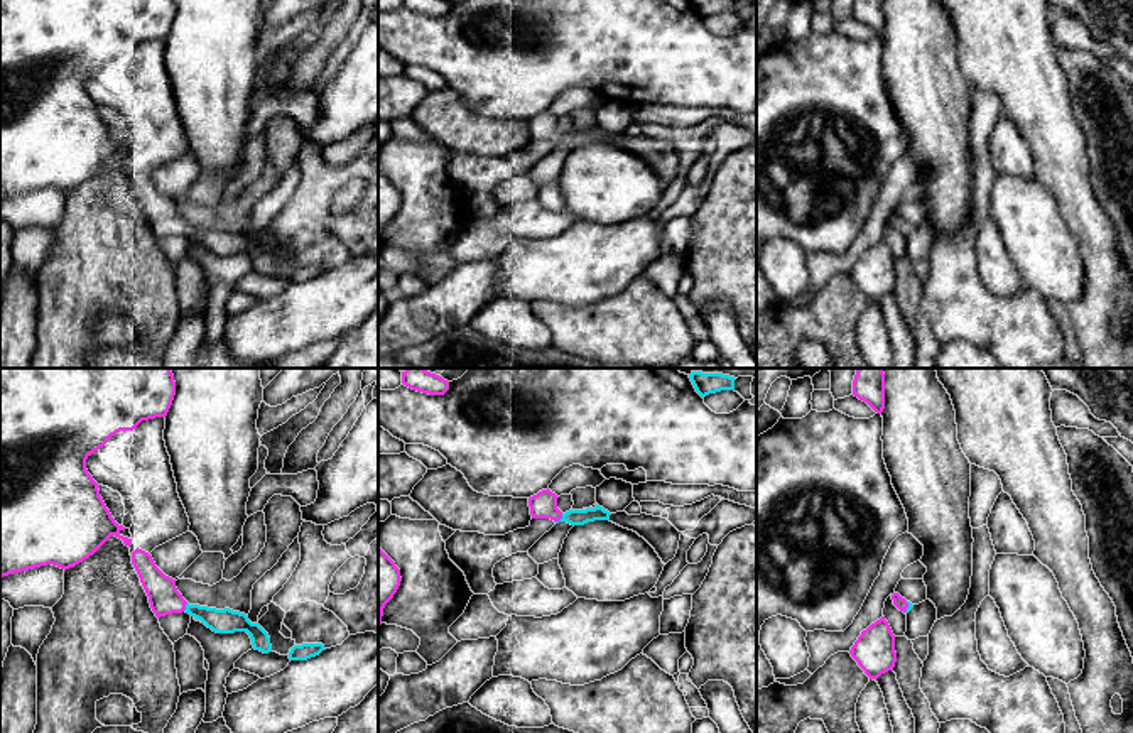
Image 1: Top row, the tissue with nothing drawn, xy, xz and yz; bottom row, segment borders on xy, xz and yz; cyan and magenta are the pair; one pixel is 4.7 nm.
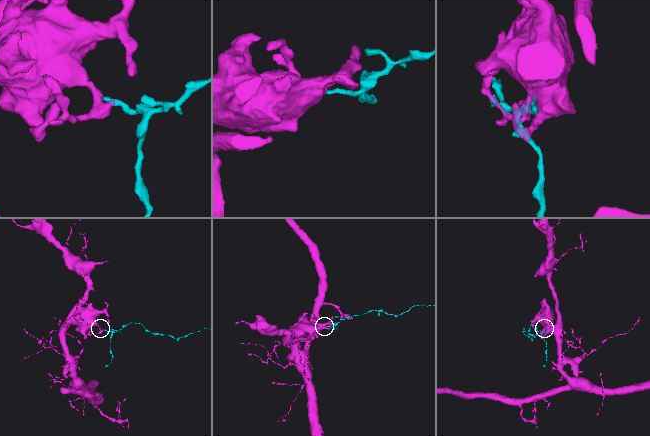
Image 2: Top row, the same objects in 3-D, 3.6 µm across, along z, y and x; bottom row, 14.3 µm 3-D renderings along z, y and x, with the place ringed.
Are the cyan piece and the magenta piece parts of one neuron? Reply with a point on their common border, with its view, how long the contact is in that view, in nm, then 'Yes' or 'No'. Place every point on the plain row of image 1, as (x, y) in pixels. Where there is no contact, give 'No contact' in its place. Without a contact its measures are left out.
Touches cyan at xz (561, 141). Shared border 60 nm. Yes

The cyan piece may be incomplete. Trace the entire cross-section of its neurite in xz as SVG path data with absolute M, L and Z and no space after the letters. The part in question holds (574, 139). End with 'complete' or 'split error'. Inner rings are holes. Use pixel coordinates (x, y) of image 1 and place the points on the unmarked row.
M549 110L530 118L529 128L532 140L550 140L554 144L567 144L571 147L584 147L594 142L610 142L611 135L599 127L596 127L594 130L569 132L562 135L557 130L557 120L559 118L552 115Z | split error

